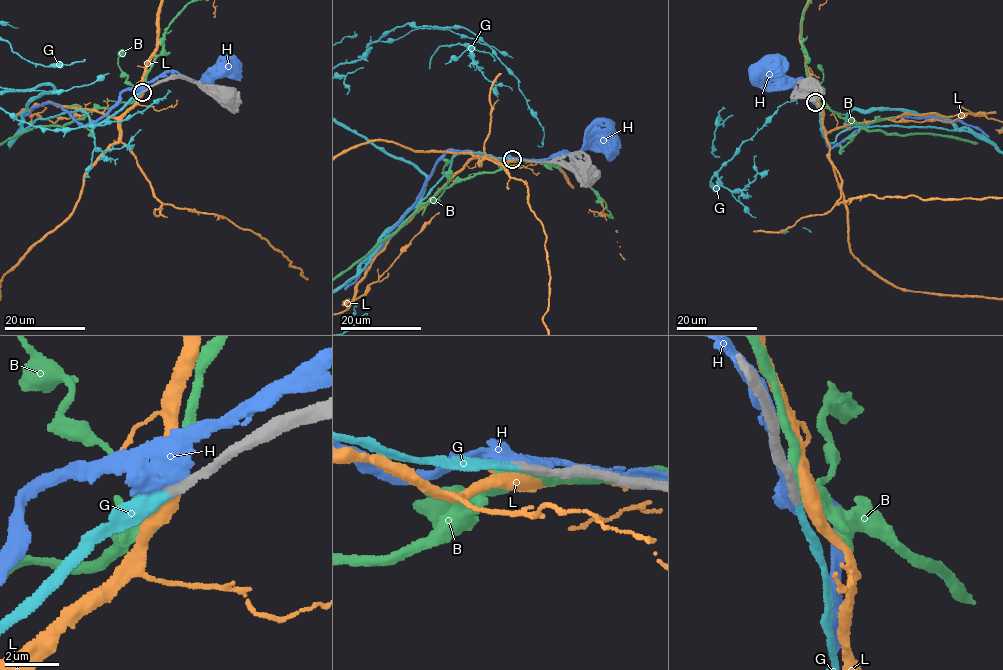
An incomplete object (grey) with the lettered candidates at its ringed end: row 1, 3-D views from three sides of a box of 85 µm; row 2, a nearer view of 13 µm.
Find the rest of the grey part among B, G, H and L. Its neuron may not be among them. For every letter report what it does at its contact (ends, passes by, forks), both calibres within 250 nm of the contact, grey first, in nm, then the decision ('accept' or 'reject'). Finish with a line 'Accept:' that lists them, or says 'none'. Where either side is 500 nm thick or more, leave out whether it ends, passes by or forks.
B: it passes by | 400/440 nm | reject
G: it ends | 380/320 nm | accept
H: it ends | 400/420 nm | reject
L: 400/550 nm | reject
Accept: G

